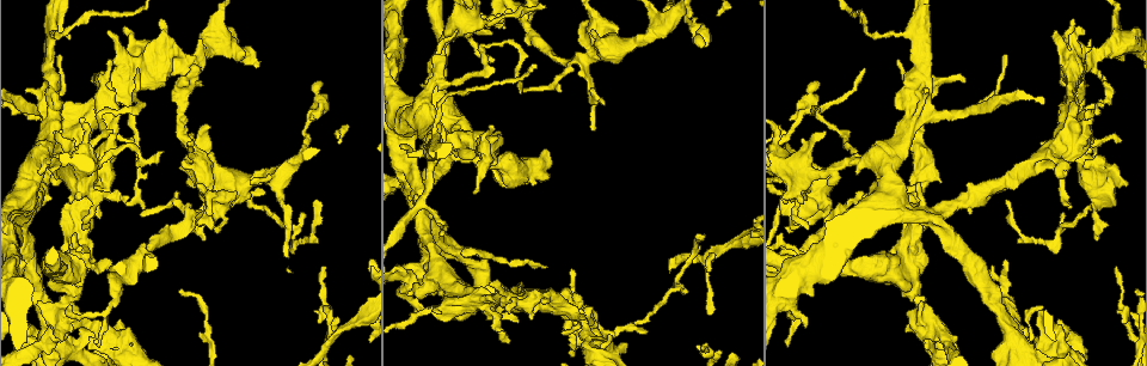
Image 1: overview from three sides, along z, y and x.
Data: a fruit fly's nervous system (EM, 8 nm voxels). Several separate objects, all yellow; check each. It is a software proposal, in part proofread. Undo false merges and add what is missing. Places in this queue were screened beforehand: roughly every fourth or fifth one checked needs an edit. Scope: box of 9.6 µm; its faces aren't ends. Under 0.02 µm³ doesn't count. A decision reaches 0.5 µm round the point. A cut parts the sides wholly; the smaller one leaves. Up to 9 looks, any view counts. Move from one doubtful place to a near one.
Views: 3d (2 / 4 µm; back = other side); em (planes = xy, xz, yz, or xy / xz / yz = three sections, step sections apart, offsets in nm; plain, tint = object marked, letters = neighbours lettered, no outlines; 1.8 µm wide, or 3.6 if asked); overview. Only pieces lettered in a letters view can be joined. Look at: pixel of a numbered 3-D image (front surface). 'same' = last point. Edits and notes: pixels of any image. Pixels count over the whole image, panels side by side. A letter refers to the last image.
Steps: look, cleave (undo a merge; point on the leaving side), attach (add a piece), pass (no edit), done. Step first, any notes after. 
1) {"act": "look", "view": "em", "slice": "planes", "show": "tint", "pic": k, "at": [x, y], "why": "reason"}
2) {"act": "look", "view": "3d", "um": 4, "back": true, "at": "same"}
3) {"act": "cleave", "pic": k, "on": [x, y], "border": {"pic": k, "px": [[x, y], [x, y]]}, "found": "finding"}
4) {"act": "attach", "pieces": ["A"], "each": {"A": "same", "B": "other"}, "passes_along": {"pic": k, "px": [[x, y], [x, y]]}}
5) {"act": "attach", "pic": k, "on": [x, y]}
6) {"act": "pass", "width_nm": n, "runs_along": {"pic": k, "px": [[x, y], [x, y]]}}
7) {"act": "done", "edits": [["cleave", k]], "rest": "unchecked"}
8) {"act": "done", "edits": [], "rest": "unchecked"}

{"act": "look", "view": "em", "slice": "planes", "show": "letters", "pic": 1, "at": [475, 250], "why": "sharp bend"}

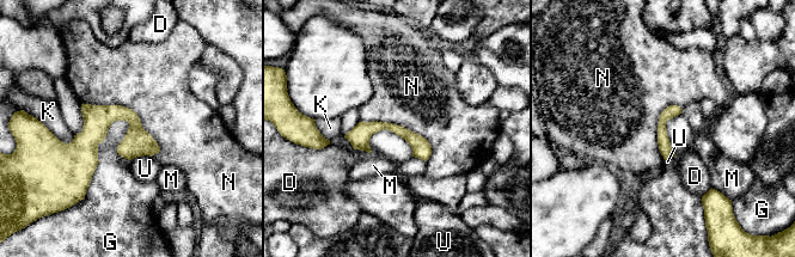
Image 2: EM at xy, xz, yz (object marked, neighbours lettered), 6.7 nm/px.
{"act": "pass", "each": {"D": "other", "G": "other", "K": "other", "M": "other", "N": "other", "U": "other"}, "border": {"pic": 2, "px": [[81, 103], [130, 108], [160, 151]]}, "found": "all the same cell"}

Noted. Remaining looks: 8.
{"act": "look", "view": "em", "um": 3.6, "slice": "yz", "step": 4, "show": "plain", "pic": 1, "at": [891, 255], "why": "sharp bend"}

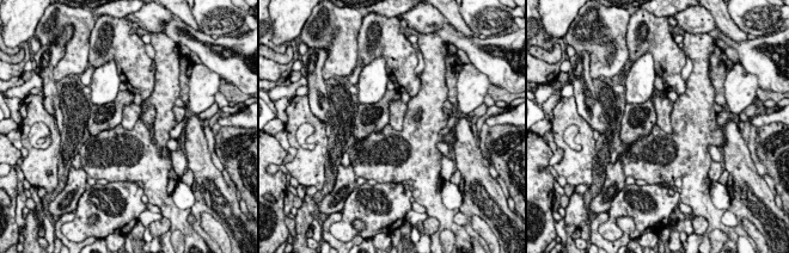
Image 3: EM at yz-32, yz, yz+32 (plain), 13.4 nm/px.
{"act": "look", "view": "em", "um": 3.6, "slice": "yz", "step": 4, "show": "tint", "at": "same", "why": "with the object marked"}

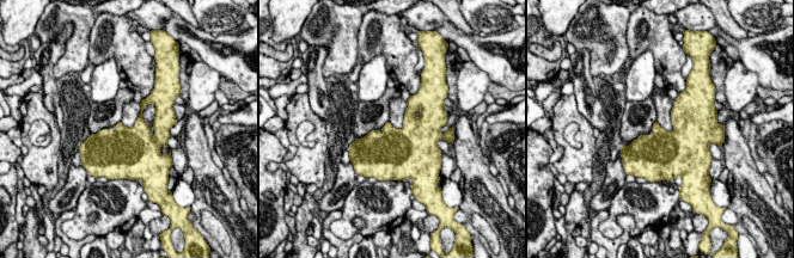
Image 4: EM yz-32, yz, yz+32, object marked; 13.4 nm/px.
{"act": "look", "view": "em", "um": 3.6, "slice": "yz", "step": 4, "show": "letters", "at": "same"}

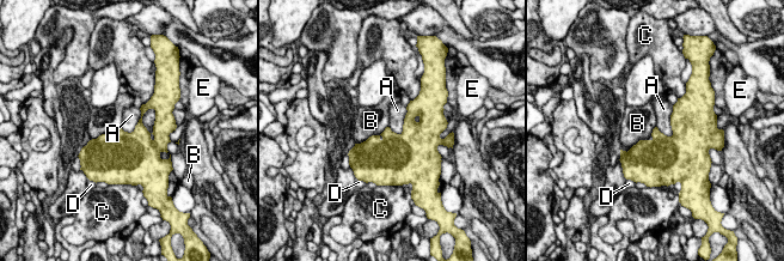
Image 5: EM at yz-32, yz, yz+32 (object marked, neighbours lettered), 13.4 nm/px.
{"act": "pass", "each": {"A": "other", "B": "other", "C": "other", "D": "other", "E": "other"}, "border": {"pic": 5, "px": [[673, 105], [672, 134], [667, 137]]}, "found": "continuous, no second cell"}

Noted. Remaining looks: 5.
{"act": "look", "view": "em", "slice": "planes", "show": "letters", "pic": 1, "at": [90, 80], "why": "an open end"}

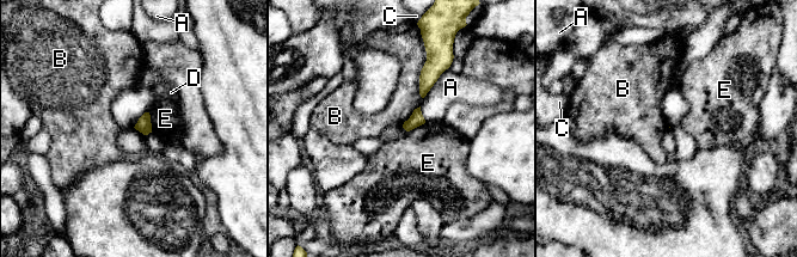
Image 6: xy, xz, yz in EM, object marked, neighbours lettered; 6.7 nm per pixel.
{"act": "pass", "each": {"A": "other", "B": "other", "C": "other", "D": "other", "E": "other"}, "border": {"pic": 6, "px": [[424, 46], [422, 98]]}, "found": "none of them fits"}

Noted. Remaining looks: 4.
{"act": "look", "view": "3d", "um": 4, "pic": 1, "at": [818, 82], "why": "long arm stops here"}

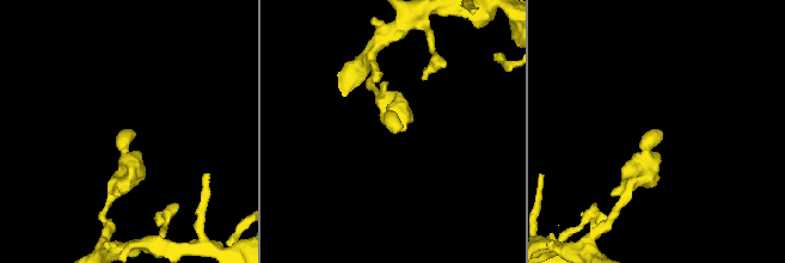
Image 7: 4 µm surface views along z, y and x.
{"act": "look", "view": "em", "slice": "xy", "step": 8, "show": "letters", "pic": 7, "at": [660, 132], "why": "shape alone is not enough"}

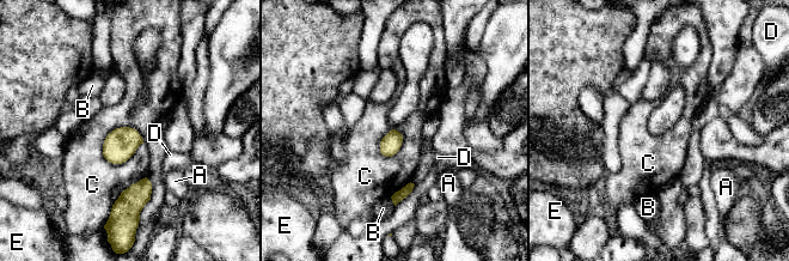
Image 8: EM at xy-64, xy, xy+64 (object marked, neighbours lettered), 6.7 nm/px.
{"act": "pass", "each": {"A": "other", "B": "other", "C": "other", "D": "other", "E": "other"}, "border": {"pic": 8, "px": [[144, 139], [116, 127], [102, 155]]}, "found": "none of them fits"}

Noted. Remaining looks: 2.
{"act": "done", "edits": [], "rest": "unchecked"}

